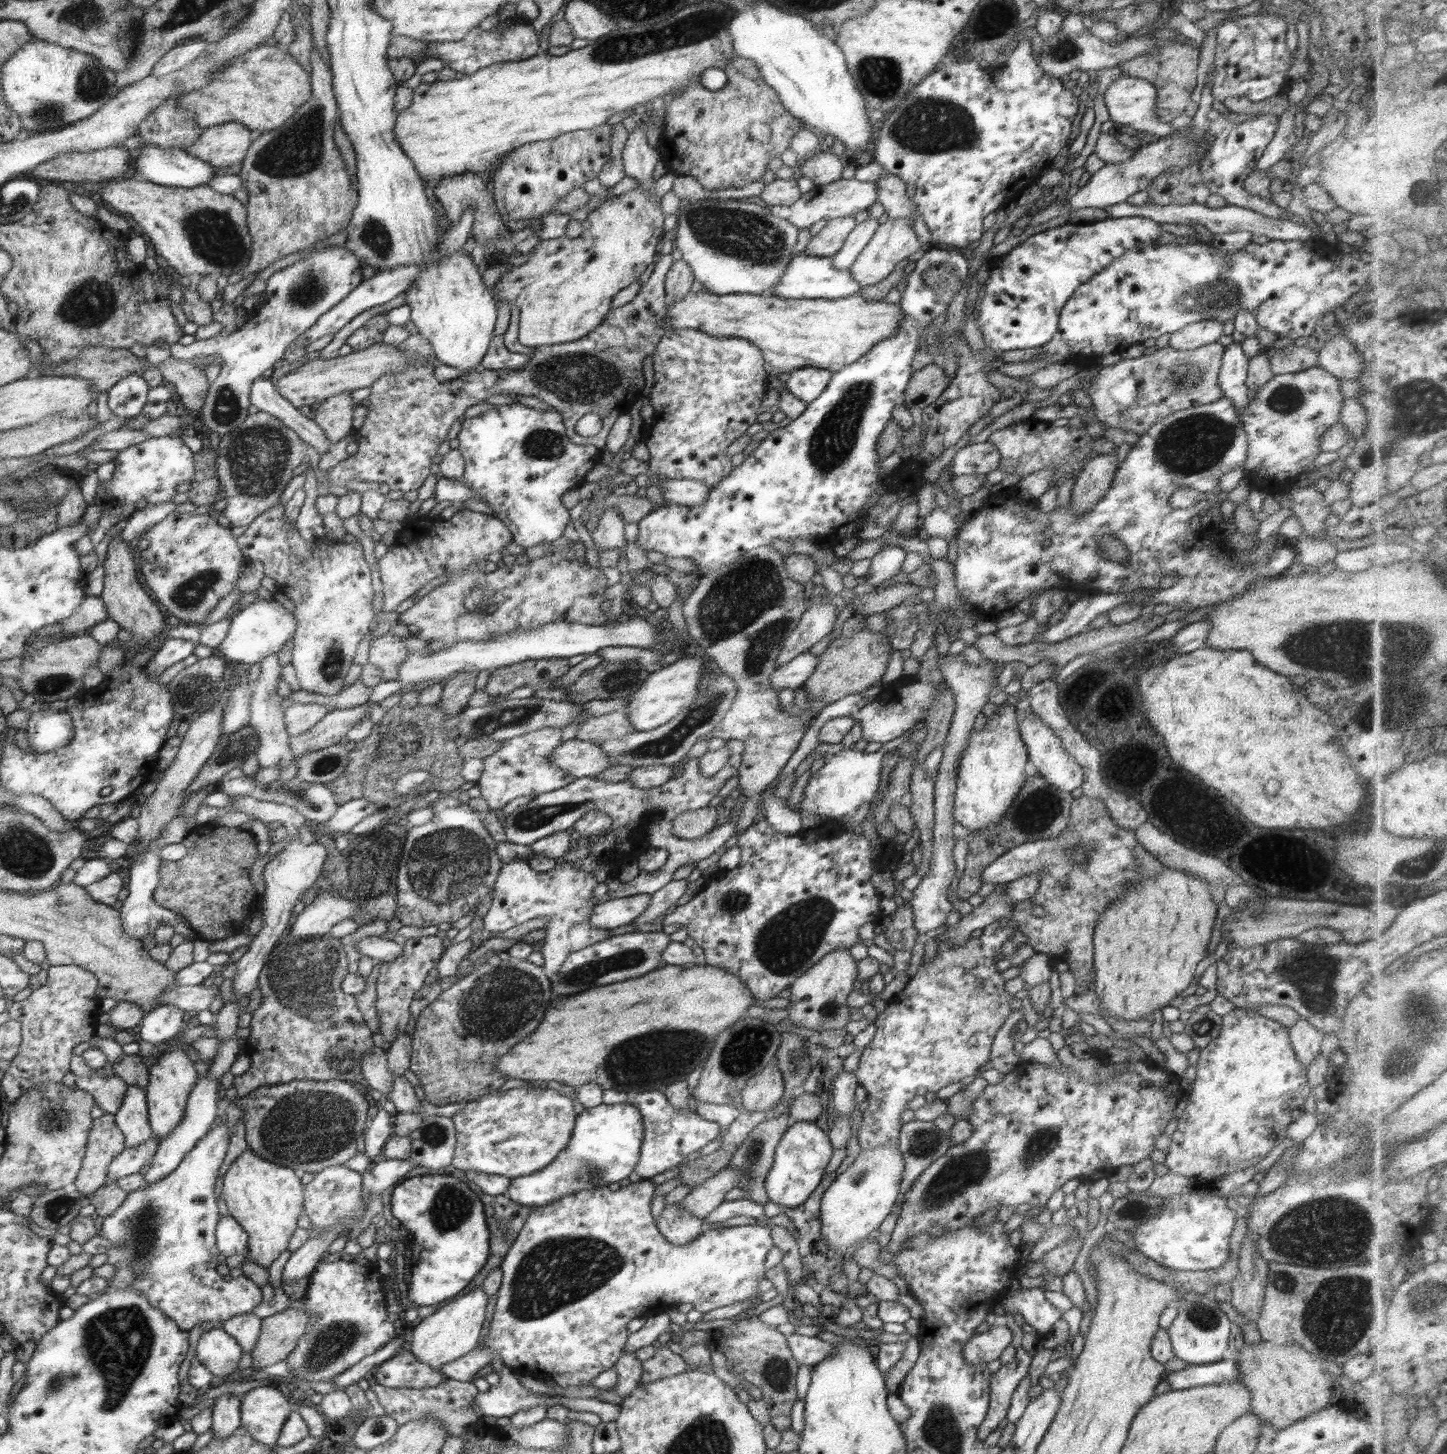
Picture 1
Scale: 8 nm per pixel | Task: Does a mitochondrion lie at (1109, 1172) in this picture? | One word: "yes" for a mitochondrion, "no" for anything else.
no

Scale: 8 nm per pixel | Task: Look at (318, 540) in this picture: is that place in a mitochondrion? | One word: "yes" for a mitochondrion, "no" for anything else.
no

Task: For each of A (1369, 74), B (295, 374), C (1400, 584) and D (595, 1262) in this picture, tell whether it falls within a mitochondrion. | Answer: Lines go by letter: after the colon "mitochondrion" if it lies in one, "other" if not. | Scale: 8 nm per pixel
A: other
B: other
C: other
D: mitochondrion

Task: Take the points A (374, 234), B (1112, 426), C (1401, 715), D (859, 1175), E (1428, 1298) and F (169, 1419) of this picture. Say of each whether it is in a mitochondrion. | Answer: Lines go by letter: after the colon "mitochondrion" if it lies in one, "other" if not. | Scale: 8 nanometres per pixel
A: mitochondrion
B: other
C: mitochondrion
D: mitochondrion
E: mitochondrion
F: other

